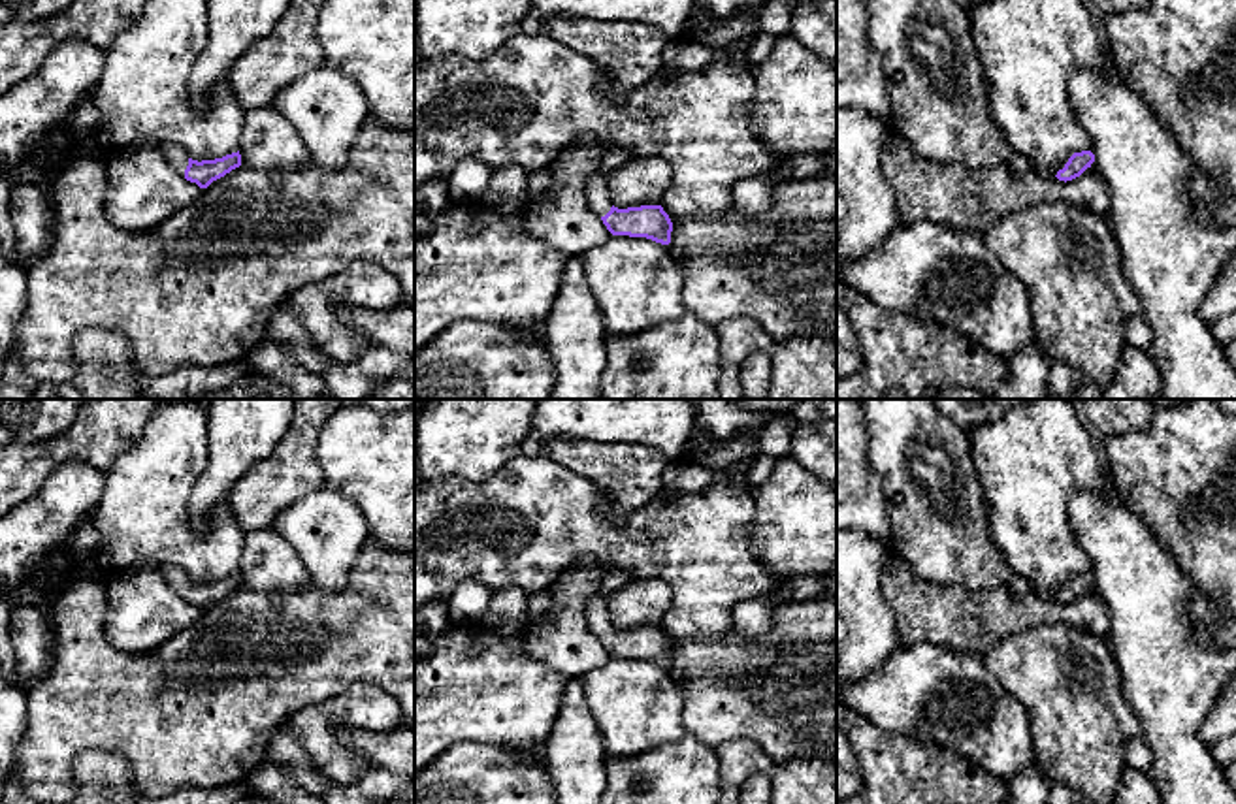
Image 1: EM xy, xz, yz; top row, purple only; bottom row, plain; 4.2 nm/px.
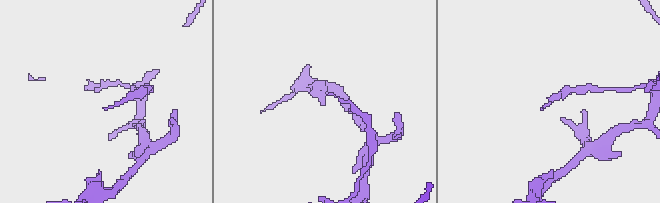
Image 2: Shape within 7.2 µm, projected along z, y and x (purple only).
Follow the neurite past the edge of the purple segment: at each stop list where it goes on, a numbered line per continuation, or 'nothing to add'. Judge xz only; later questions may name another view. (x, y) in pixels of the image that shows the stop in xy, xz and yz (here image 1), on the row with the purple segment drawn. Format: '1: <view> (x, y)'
1: xz (596, 189)

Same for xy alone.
1: xy (178, 157)

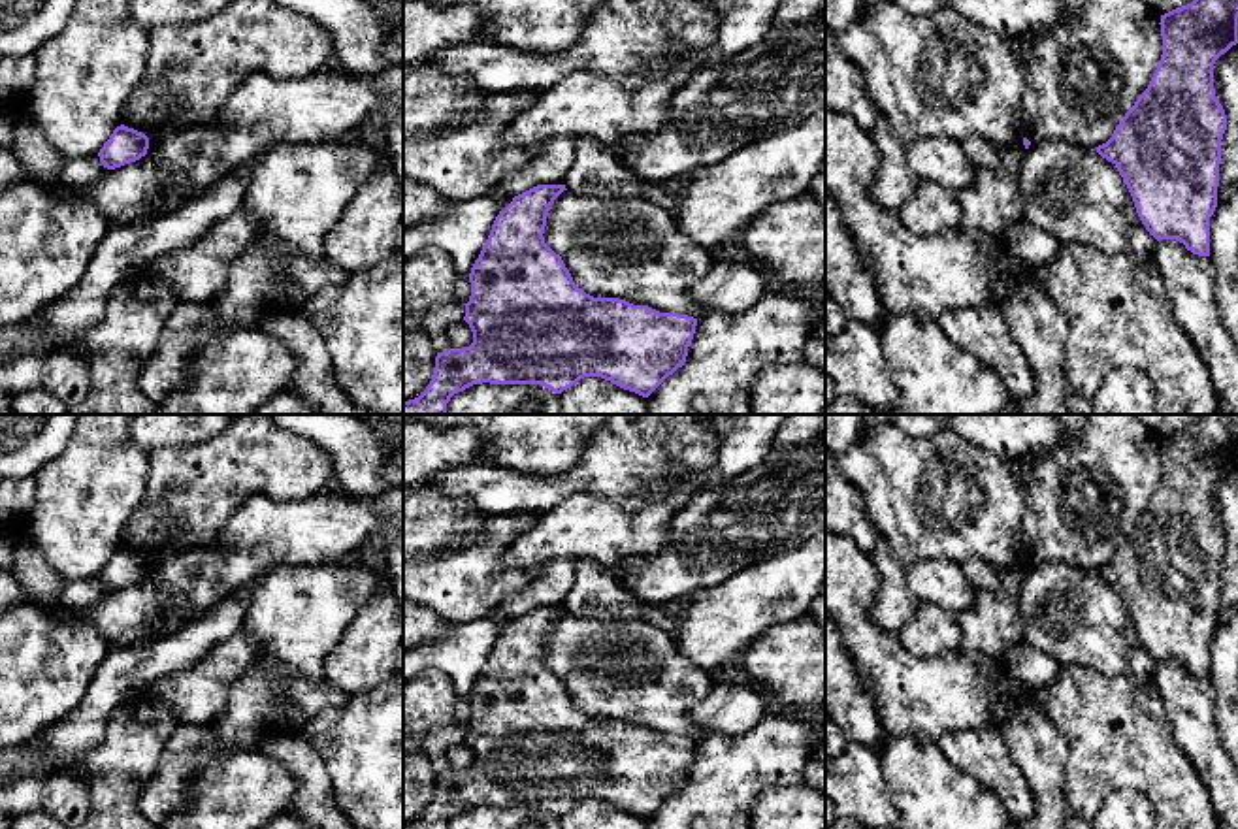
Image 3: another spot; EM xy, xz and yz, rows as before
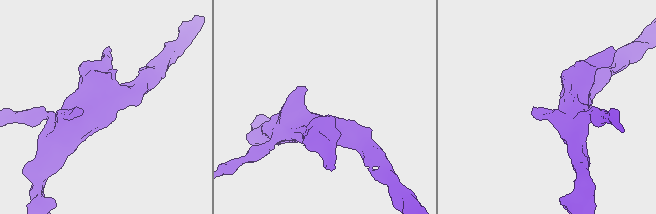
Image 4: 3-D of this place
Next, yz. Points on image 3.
nothing to add

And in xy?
nothing to add

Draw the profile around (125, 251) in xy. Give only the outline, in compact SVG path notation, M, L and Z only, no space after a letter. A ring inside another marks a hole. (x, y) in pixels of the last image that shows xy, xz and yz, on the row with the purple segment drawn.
M232 171L213 181L207 190L156 219L141 224L111 226L96 247L81 281L58 301L40 309L34 320L43 322L57 339L73 337L96 326L115 286L141 275L156 256L192 245L215 222L241 209L245 188L245 181Z

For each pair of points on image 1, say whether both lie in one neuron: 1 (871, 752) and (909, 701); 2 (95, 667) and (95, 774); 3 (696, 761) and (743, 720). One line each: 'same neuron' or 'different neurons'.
1: different neurons
2: different neurons
3: different neurons

